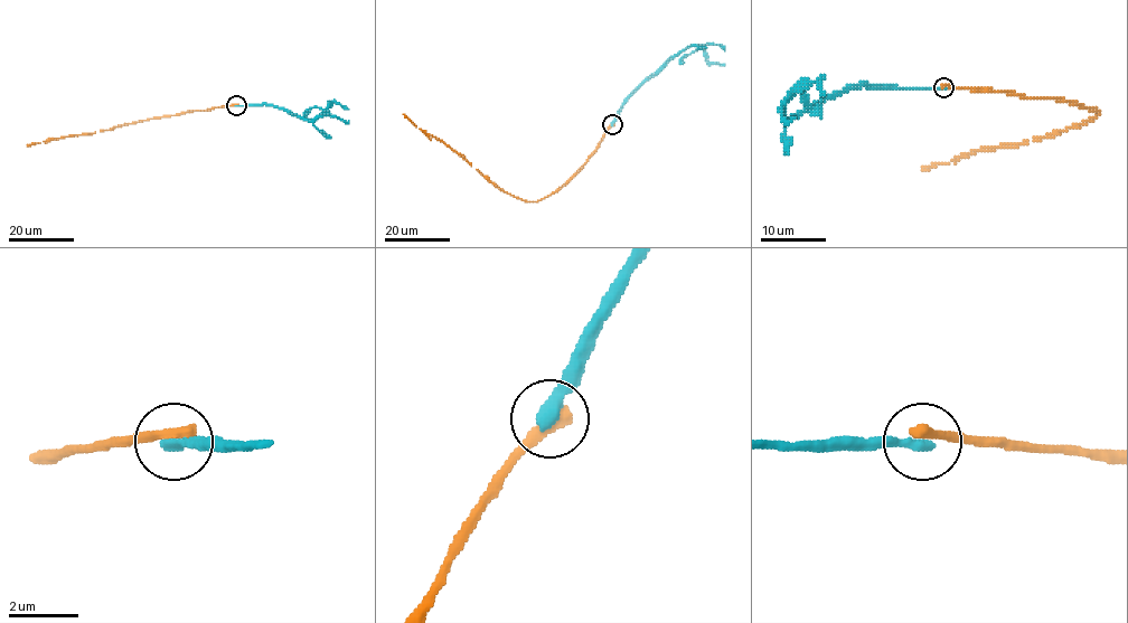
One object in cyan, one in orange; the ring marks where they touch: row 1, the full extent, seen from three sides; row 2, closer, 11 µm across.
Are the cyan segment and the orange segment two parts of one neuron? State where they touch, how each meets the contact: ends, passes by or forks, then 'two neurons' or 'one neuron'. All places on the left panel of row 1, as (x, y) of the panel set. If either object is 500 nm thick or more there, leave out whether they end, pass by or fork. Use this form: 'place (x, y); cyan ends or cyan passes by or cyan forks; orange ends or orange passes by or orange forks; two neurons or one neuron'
place (236, 105); cyan ends; orange ends; two neurons

